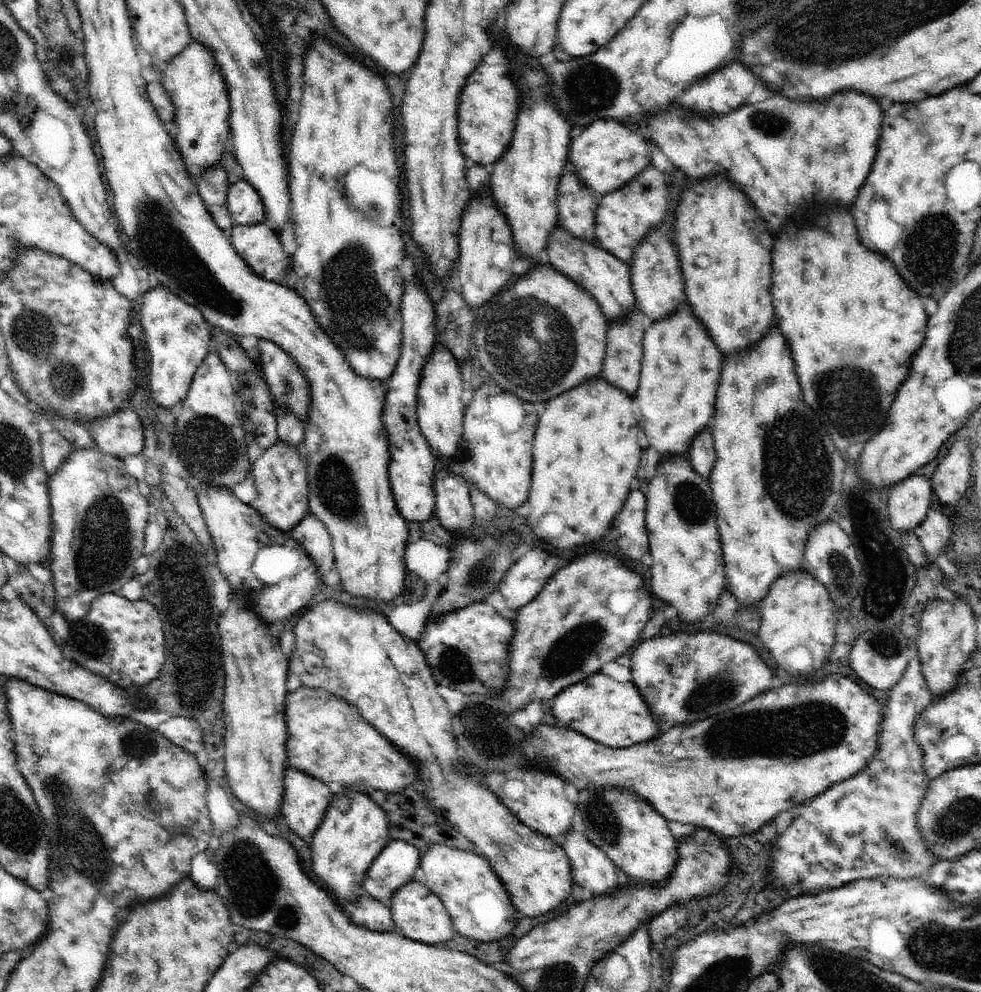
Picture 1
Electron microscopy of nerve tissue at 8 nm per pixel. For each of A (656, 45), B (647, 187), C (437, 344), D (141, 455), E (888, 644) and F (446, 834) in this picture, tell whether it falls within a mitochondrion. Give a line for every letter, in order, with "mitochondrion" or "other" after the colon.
A: other
B: mitochondrion
C: other
D: other
E: mitochondrion
F: other

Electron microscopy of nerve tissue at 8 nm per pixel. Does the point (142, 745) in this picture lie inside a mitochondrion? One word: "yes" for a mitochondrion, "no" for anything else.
yes

